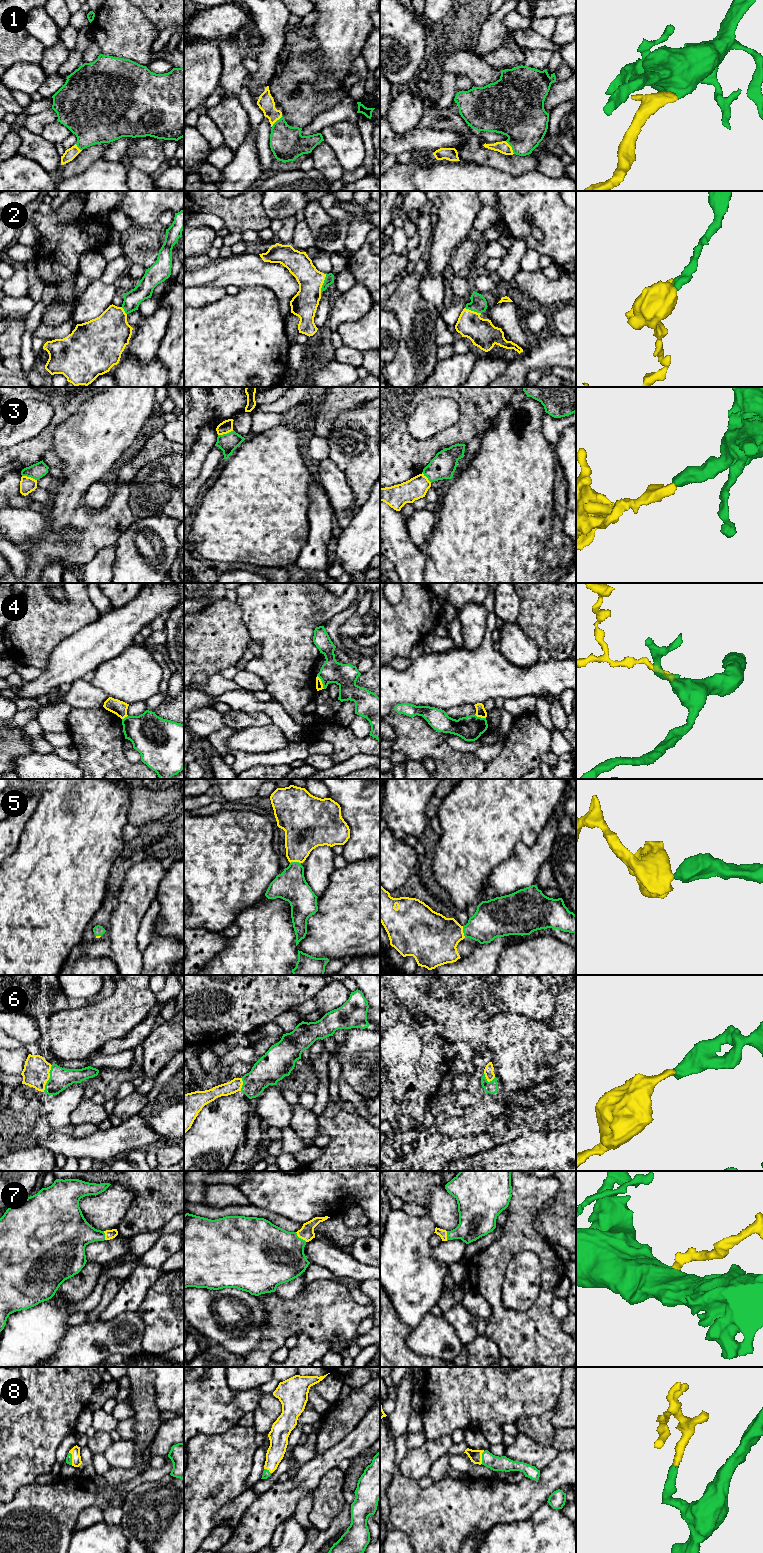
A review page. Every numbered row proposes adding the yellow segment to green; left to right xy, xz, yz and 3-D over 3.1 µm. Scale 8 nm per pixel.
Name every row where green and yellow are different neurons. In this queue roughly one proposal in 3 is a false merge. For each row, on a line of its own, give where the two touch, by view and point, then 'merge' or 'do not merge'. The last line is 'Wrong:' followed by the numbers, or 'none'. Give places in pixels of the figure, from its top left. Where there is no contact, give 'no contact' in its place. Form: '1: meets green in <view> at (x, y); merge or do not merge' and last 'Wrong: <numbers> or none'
1: meets green in yz at (511, 146); merge
2: meets green in xz at (323, 283); merge
3: meets green in xz at (225, 434); do not merge
4: meets green in xz at (322, 682); do not merge
5: meets green in yz at (463, 932); merge
6: meets green in xy at (49, 1078); merge
7: meets green in xz at (300, 1238); merge
8: meets green in xy at (71, 1458); merge
Wrong: 3, 4

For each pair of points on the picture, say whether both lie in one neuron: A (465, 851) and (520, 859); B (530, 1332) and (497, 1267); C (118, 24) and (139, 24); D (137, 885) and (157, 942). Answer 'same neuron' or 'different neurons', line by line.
A: different neurons
B: same neuron
C: same neuron
D: different neurons

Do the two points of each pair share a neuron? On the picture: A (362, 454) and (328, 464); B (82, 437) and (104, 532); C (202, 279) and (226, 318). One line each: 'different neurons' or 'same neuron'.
A: different neurons
B: same neuron
C: different neurons

